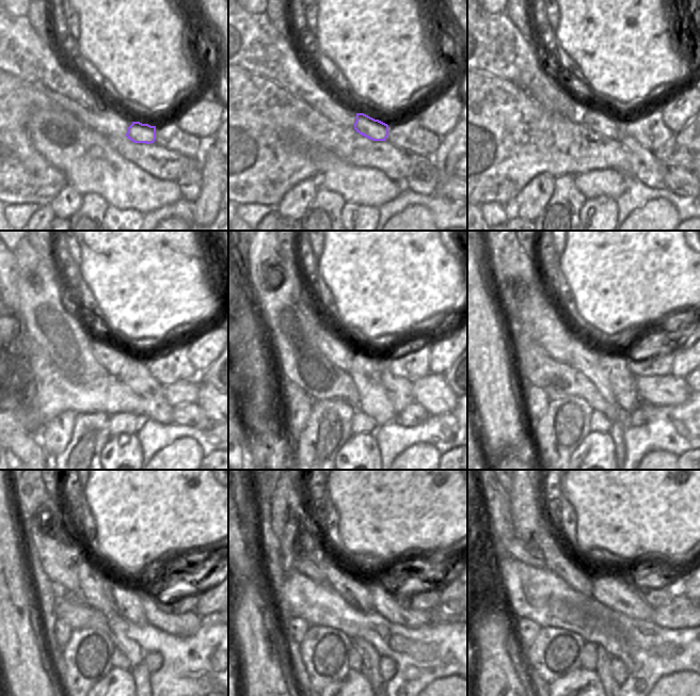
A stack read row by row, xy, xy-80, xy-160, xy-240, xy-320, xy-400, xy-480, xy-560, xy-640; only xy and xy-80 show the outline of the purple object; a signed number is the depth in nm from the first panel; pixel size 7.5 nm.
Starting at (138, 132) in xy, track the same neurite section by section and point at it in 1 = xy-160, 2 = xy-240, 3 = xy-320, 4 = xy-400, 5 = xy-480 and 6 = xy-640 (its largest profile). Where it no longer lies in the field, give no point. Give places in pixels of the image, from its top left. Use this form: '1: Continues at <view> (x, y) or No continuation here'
1: Continues at xy-160 (597, 120)
2: Continues at xy-240 (112, 358)
3: Continues at xy-320 (333, 347)
4: Continues at xy-400 (538, 317)
5: Continues at xy-480 (60, 554)
6: Continues at xy-640 (525, 509).

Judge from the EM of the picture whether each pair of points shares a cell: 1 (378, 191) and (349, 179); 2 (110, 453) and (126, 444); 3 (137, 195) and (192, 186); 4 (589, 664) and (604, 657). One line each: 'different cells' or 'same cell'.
1: same cell
2: same cell
3: different cells
4: different cells

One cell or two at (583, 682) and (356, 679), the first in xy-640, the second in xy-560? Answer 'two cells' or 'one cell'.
one cell

